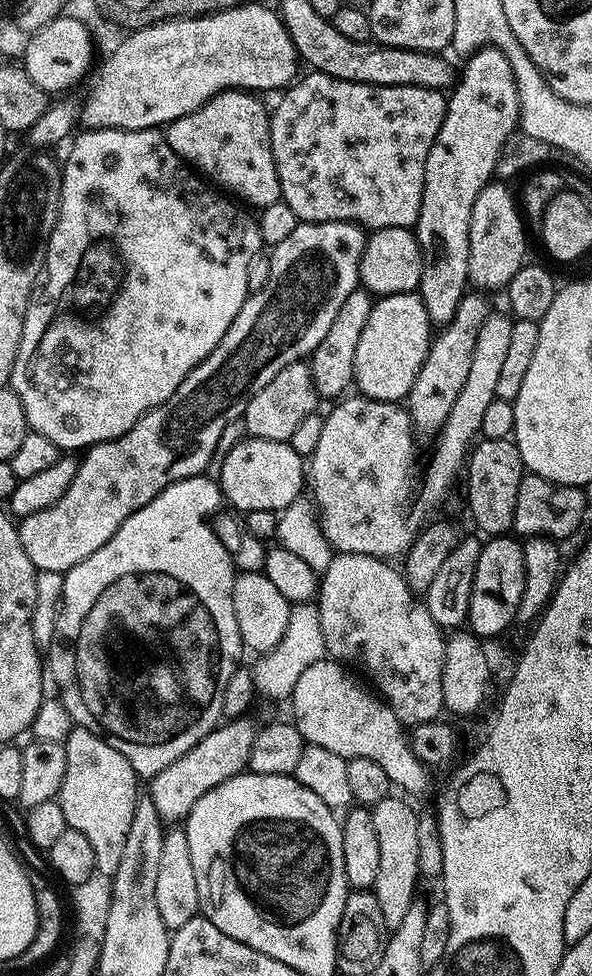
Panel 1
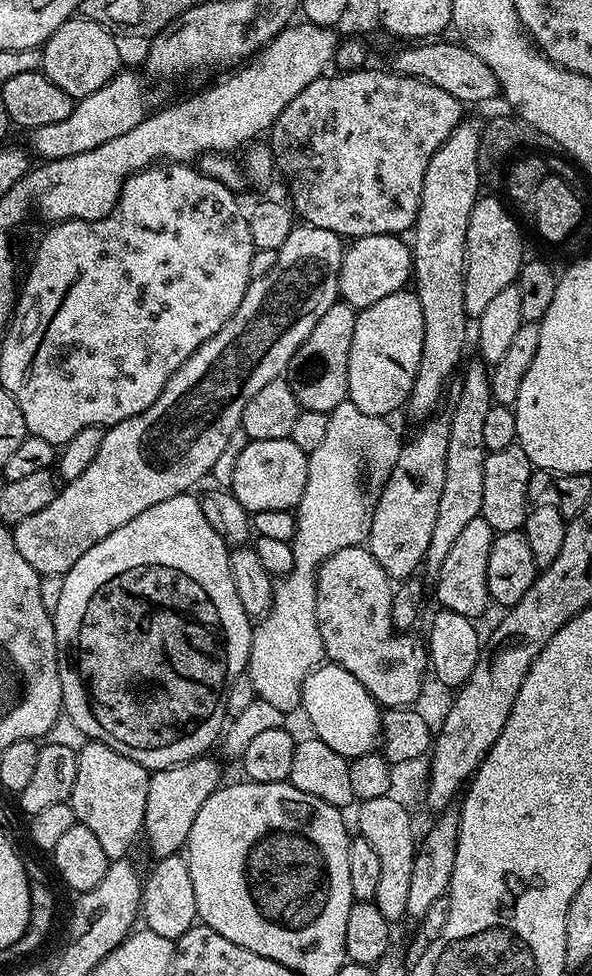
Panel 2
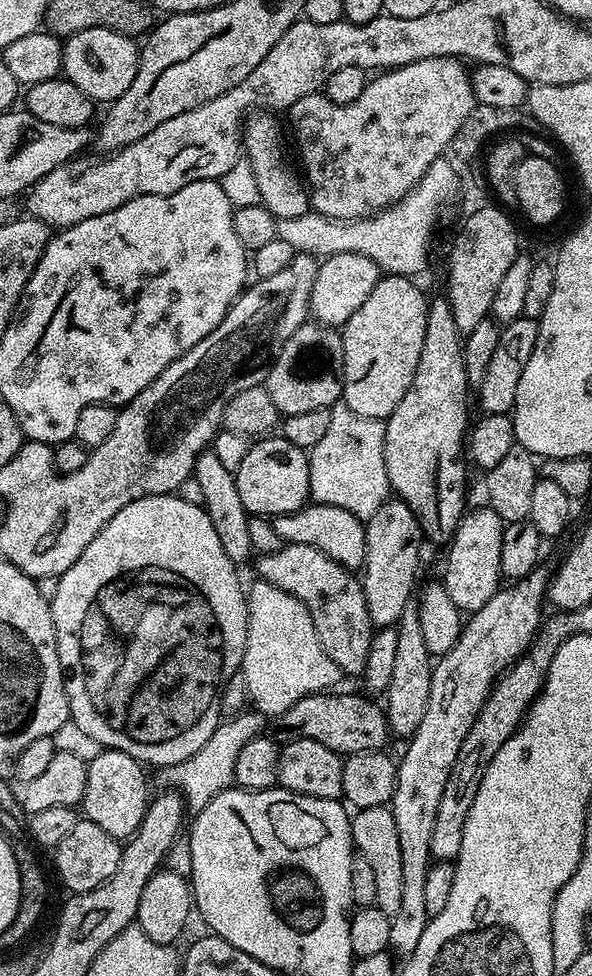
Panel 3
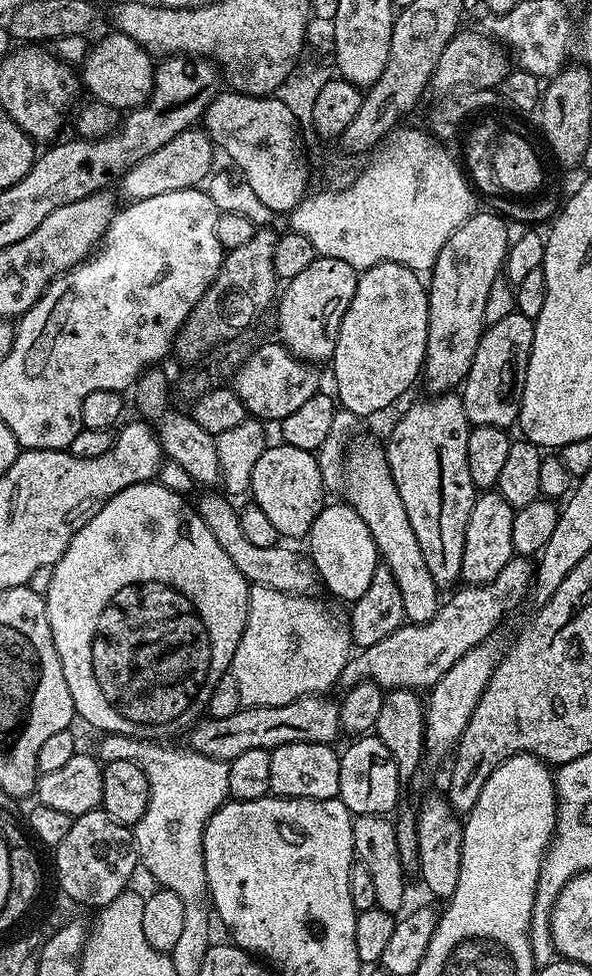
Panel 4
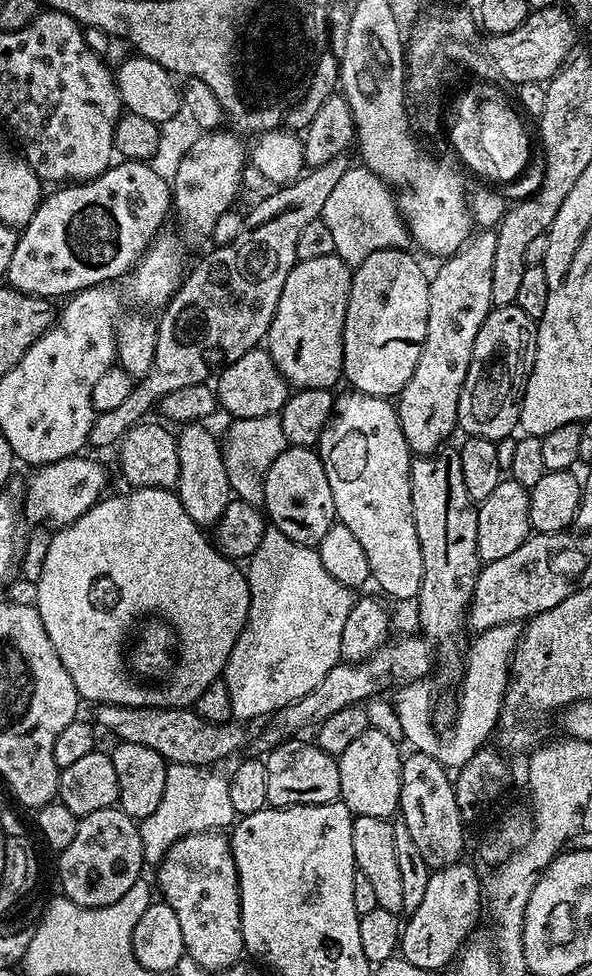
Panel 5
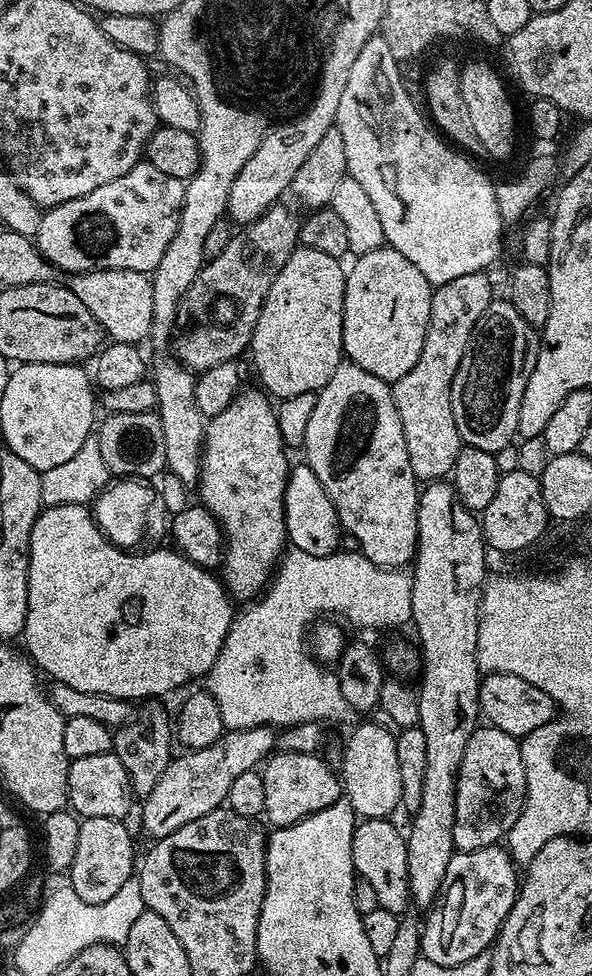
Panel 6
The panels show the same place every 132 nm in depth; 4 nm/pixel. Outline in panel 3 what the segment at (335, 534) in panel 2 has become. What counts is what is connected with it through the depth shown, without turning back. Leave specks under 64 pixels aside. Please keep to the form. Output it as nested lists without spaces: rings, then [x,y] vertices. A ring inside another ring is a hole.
[[[343,400],[331,407],[329,428],[308,454],[308,489],[318,504],[349,510],[366,522],[389,499],[391,488],[385,466],[385,421],[362,418]]]

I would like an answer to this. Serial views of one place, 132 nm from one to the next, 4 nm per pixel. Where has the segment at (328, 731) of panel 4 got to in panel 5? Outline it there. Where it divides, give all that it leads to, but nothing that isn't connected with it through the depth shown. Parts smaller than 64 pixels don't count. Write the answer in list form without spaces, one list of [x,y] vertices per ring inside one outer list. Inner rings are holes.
[[[97,704],[95,723],[105,728],[120,742],[134,742],[134,746],[150,746],[158,750],[169,764],[193,764],[199,768],[216,766],[219,760],[232,756],[244,743],[249,743],[250,732],[243,723],[206,722],[192,708],[135,708],[117,704]]]

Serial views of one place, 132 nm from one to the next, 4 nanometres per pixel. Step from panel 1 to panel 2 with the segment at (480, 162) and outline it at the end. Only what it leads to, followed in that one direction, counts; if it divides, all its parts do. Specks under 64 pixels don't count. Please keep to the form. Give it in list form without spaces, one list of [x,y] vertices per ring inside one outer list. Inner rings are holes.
[[[468,118],[461,119],[450,138],[446,138],[434,158],[430,158],[430,166],[426,166],[420,209],[414,225],[416,237],[410,240],[414,291],[420,299],[424,323],[422,358],[412,387],[413,401],[432,399],[464,352],[464,335],[468,332],[470,317],[464,308],[462,261],[466,258],[466,226],[470,226],[470,210],[474,210],[482,192],[482,169],[478,162],[481,143],[481,125]]]

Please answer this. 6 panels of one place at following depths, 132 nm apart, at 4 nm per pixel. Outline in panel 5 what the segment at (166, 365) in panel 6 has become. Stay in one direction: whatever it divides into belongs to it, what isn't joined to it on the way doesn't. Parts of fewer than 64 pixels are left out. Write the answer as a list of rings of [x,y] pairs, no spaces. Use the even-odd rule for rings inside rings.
[[[203,423],[185,424],[176,436],[178,448],[178,482],[176,496],[186,509],[186,514],[201,526],[215,526],[222,518],[226,506],[234,499],[230,481],[223,465],[224,454],[221,441]]]

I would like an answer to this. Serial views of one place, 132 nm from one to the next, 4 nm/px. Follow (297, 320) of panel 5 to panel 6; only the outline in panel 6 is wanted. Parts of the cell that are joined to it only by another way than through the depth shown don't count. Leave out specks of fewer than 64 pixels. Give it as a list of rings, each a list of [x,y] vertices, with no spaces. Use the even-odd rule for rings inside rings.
[[[303,246],[278,270],[262,302],[250,345],[259,387],[269,397],[281,401],[294,398],[294,394],[317,393],[345,359],[345,275],[345,265],[339,259]]]

